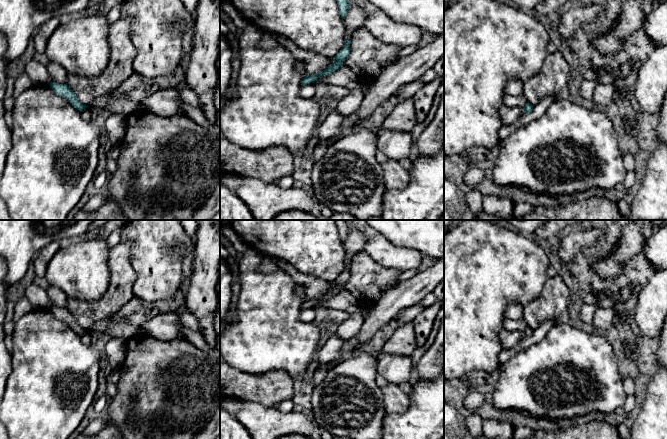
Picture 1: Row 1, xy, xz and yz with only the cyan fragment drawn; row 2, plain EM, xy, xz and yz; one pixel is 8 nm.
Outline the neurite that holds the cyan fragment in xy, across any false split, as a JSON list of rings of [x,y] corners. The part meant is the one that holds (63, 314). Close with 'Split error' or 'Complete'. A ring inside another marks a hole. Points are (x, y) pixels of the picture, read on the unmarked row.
[[[50,306],[50,311],[57,319],[66,322],[71,327],[71,329],[77,334],[82,335],[83,333],[89,331],[82,328],[77,323],[77,321],[75,320],[75,318],[73,317],[73,315],[70,313],[70,311],[67,308]]]. Complete

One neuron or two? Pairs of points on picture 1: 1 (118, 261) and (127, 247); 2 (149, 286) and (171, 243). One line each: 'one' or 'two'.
1: one
2: one

